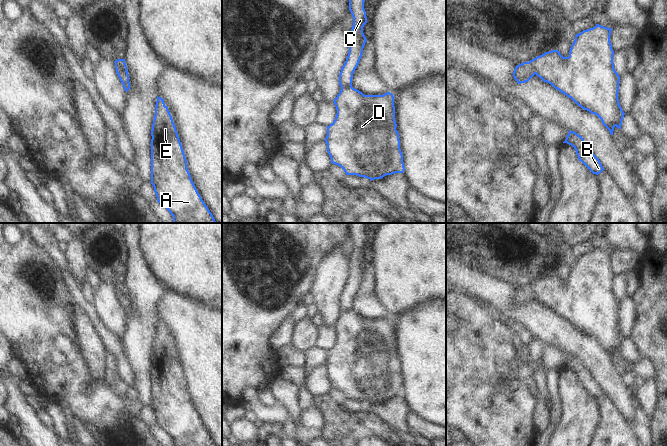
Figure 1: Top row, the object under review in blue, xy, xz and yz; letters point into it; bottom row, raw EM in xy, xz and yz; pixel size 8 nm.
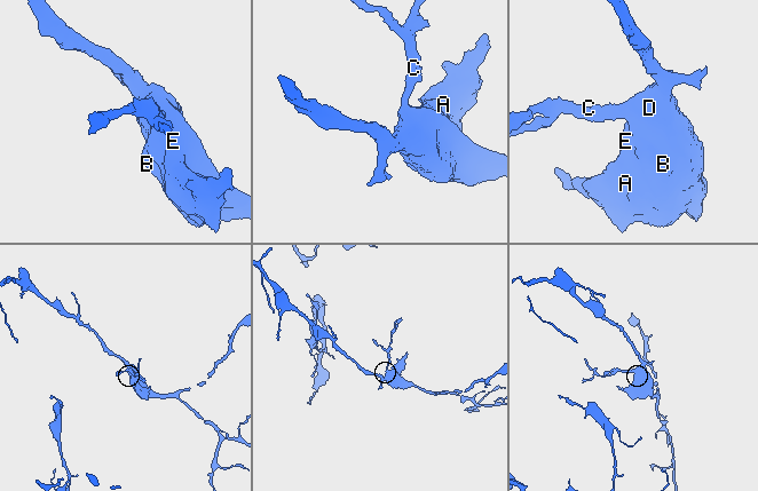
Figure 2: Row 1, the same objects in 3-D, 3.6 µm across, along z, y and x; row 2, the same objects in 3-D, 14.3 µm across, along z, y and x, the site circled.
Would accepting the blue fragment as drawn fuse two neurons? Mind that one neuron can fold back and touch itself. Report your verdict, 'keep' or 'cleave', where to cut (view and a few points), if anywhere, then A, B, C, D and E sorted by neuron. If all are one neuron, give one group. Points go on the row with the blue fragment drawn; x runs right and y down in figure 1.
keep | no cut | A B C D E

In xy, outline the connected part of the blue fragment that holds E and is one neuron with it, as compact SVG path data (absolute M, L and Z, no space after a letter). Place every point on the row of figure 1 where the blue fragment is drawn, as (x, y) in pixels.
M157 96L151 130L151 184L158 203L173 216L173 223L216 223L198 193L187 169L187 160L168 107Z

